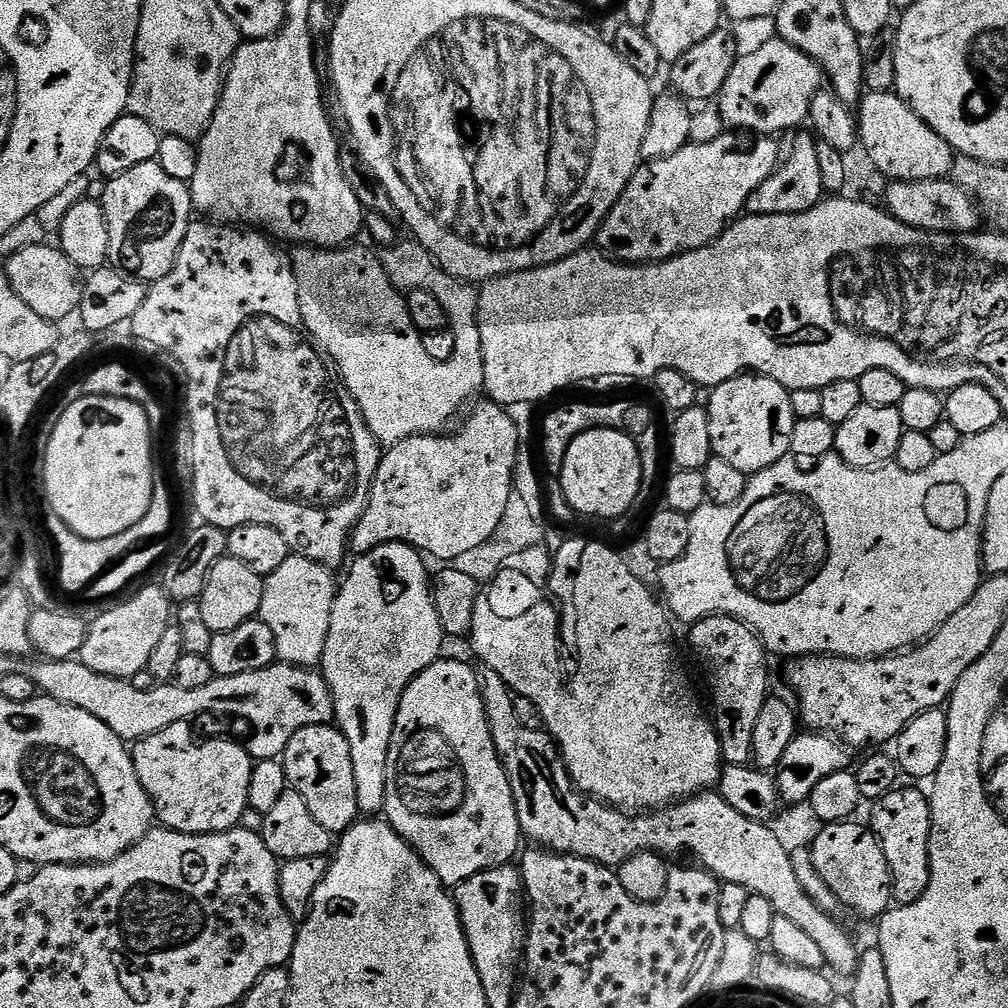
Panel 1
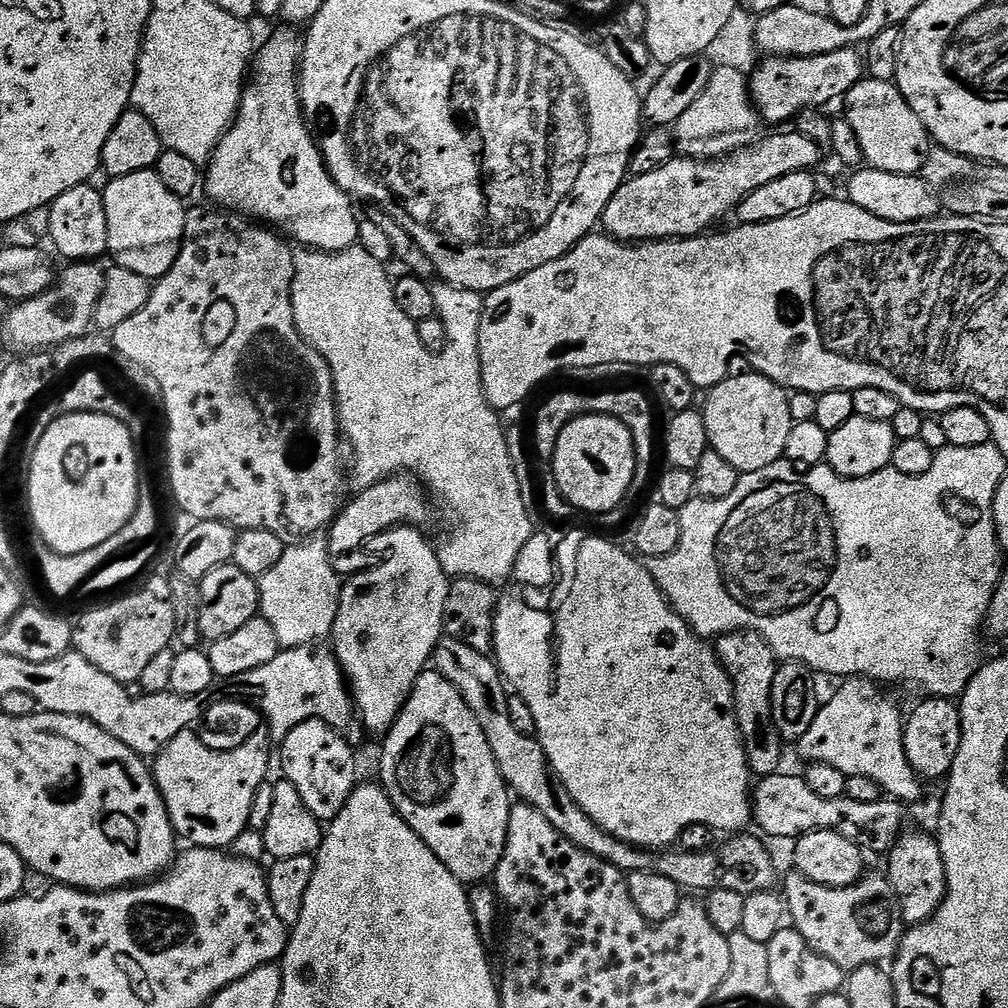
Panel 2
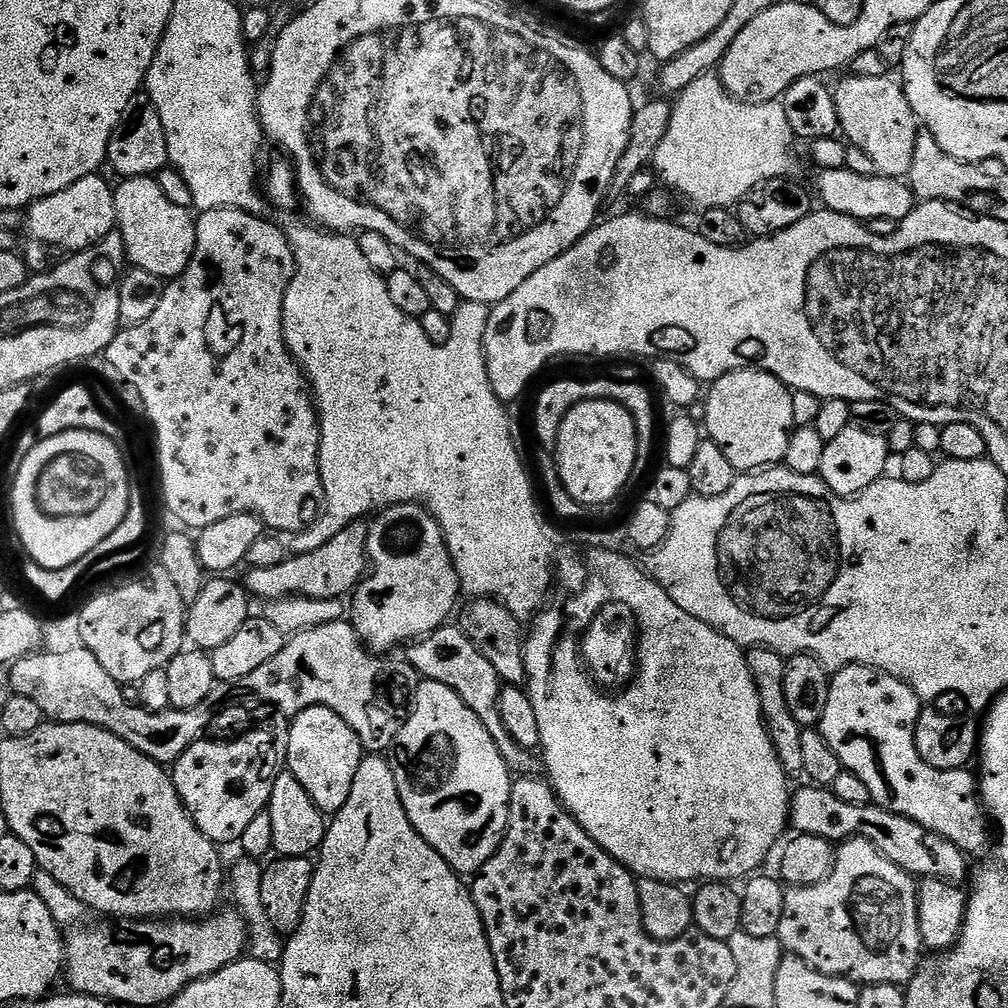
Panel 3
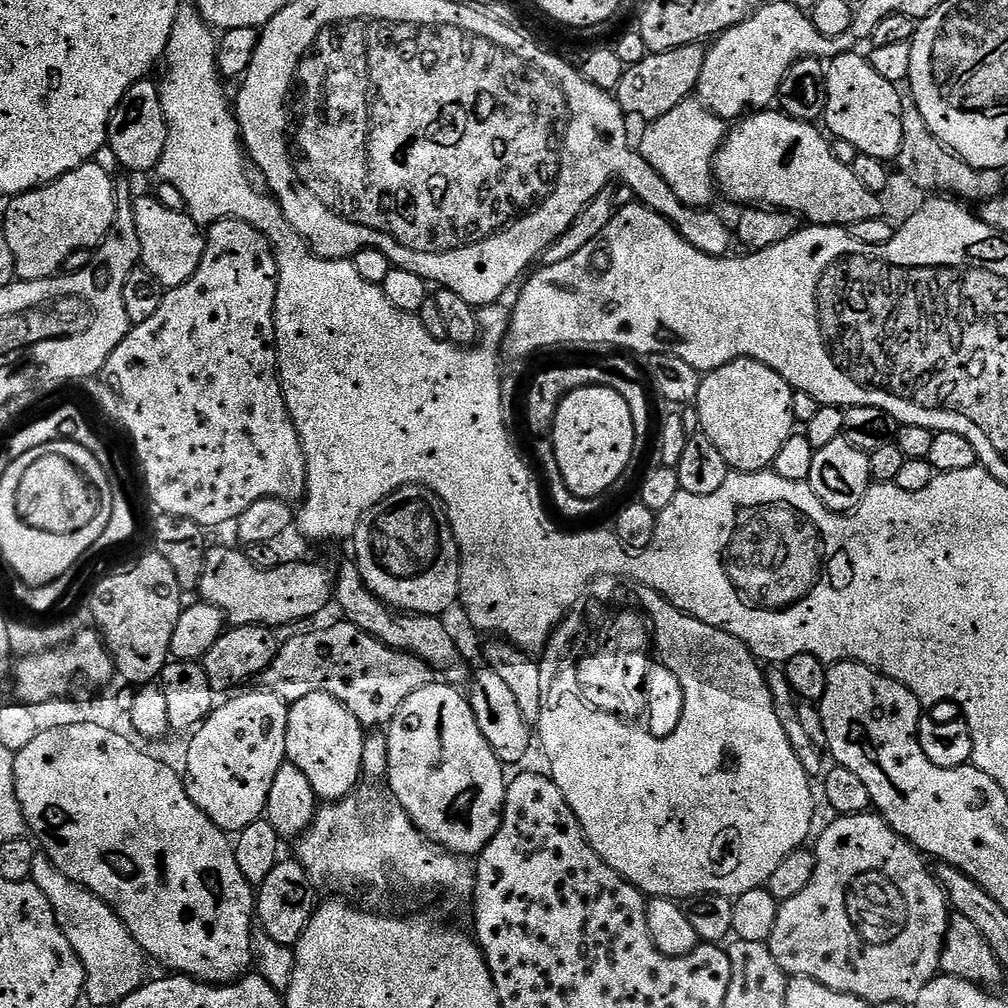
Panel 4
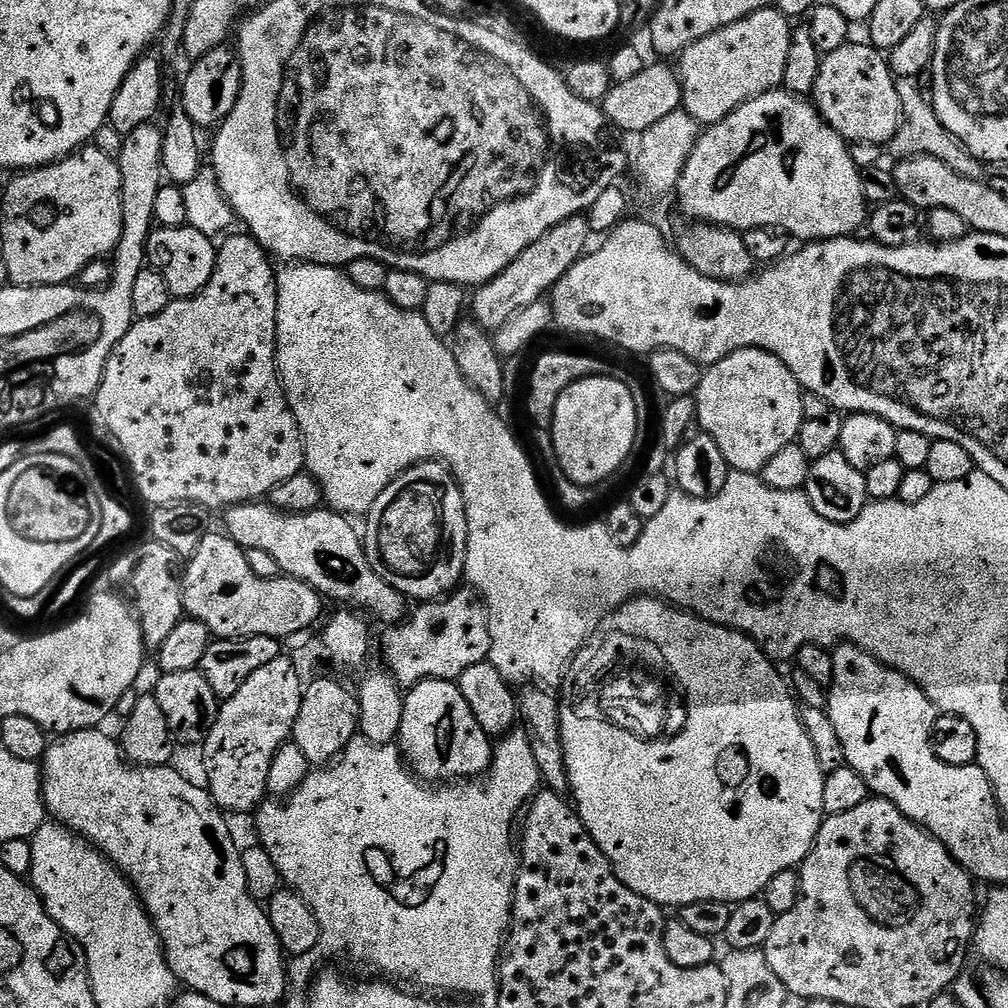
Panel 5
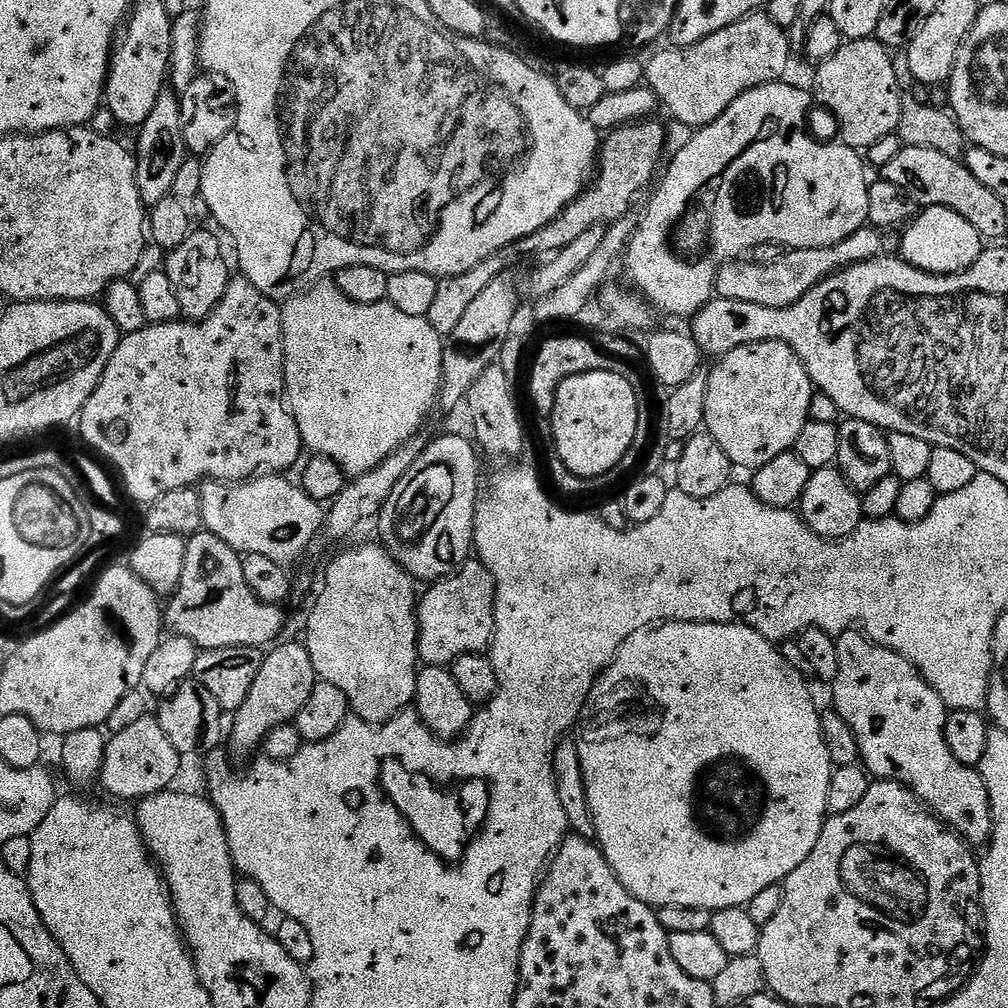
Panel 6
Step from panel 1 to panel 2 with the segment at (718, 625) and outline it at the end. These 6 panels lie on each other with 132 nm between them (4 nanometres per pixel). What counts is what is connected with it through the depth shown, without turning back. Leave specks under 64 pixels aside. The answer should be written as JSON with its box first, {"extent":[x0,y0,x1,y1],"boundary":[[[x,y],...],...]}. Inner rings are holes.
{"extent":[714,632,785,777],"boundary":[[[729,632],[717,639],[714,644],[716,656],[724,664],[728,677],[732,680],[736,695],[736,717],[740,723],[740,732],[747,741],[748,764],[757,777],[774,776],[781,771],[780,759],[784,756],[785,741],[780,739],[780,733],[772,722],[772,687],[776,678],[778,657],[772,653],[772,648],[761,636],[748,632]]]}

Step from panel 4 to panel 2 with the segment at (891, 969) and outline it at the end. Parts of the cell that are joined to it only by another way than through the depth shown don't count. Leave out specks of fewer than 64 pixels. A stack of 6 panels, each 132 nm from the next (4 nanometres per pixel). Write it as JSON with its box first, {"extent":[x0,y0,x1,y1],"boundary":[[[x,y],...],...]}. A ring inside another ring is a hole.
{"extent":[782,874,906,970],"boundary":[[[799,874],[791,875],[782,880],[782,895],[788,902],[790,924],[815,952],[845,970],[871,964],[880,966],[885,963],[883,960],[891,961],[899,952],[906,925],[895,903],[864,901],[860,896],[846,895],[843,888],[828,888]]]}

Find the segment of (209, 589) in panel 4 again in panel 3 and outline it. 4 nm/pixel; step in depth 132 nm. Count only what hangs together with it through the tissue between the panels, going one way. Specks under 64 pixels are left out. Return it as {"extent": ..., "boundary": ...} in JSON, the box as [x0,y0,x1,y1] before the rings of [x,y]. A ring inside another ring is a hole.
{"extent":[246,522,368,602],"boundary":[[[357,522],[346,525],[326,546],[310,550],[310,554],[289,555],[278,566],[253,568],[247,574],[246,587],[253,597],[261,596],[264,602],[285,600],[287,596],[305,596],[315,600],[340,600],[353,591],[358,578],[366,572],[368,551],[368,524]]]}

